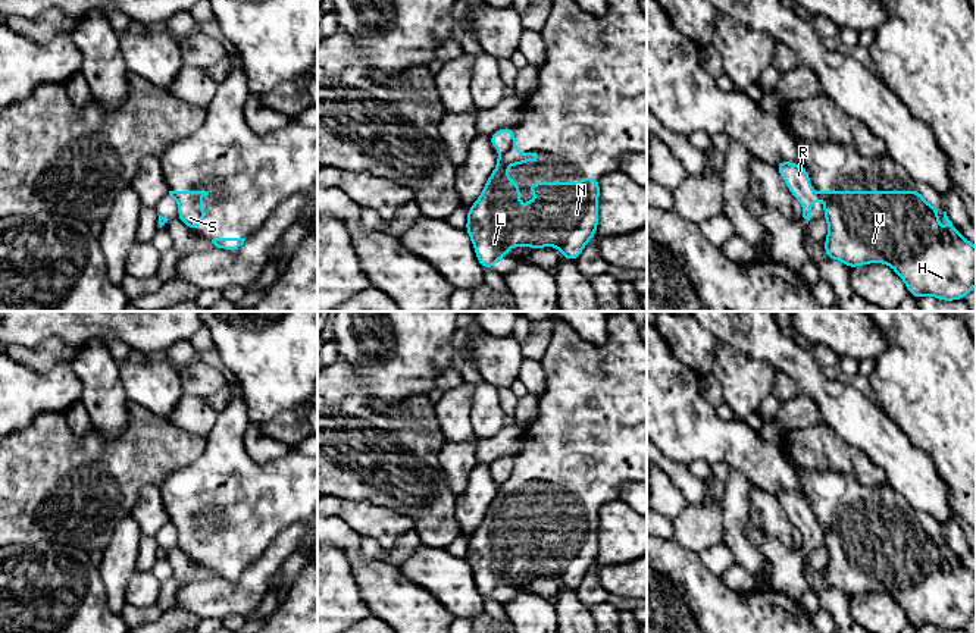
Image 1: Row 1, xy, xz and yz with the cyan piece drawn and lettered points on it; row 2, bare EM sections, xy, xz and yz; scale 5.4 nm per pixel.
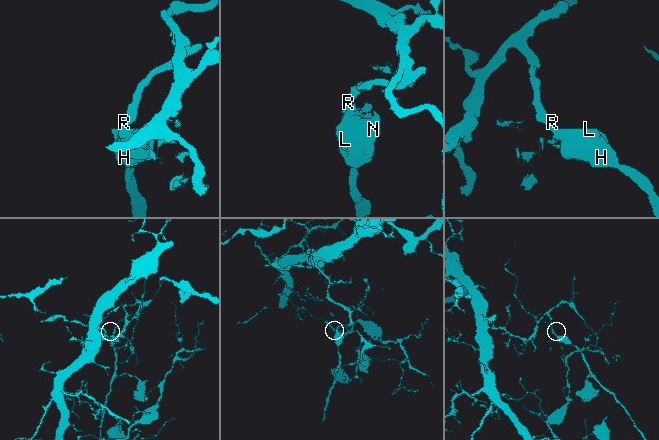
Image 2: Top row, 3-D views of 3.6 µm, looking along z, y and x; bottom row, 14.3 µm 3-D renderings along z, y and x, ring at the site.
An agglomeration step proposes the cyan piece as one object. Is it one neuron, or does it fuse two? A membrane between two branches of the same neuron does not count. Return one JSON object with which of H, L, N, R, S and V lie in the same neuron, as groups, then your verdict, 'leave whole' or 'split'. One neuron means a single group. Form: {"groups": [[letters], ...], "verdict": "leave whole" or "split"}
{"groups": [["H", "L", "N", "S", "V"], ["R"]], "verdict": "split"}

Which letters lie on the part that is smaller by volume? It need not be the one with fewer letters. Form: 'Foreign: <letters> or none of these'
Foreign: H, L, N, S, V

